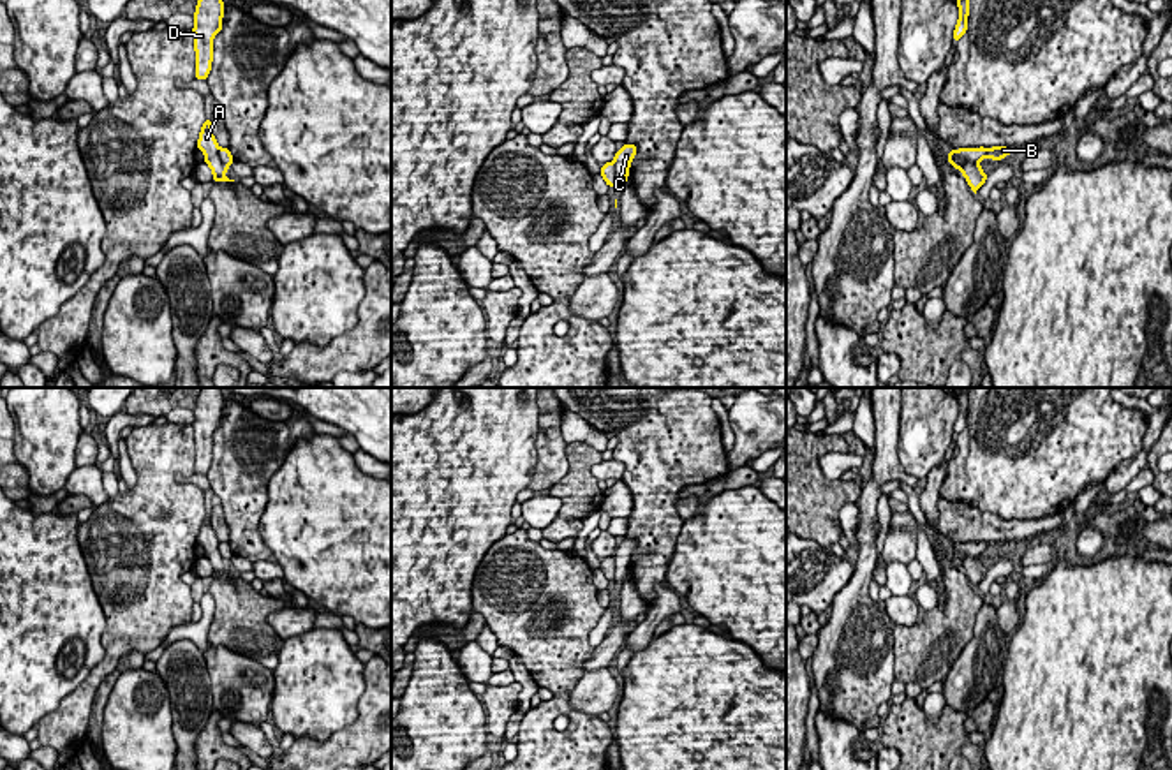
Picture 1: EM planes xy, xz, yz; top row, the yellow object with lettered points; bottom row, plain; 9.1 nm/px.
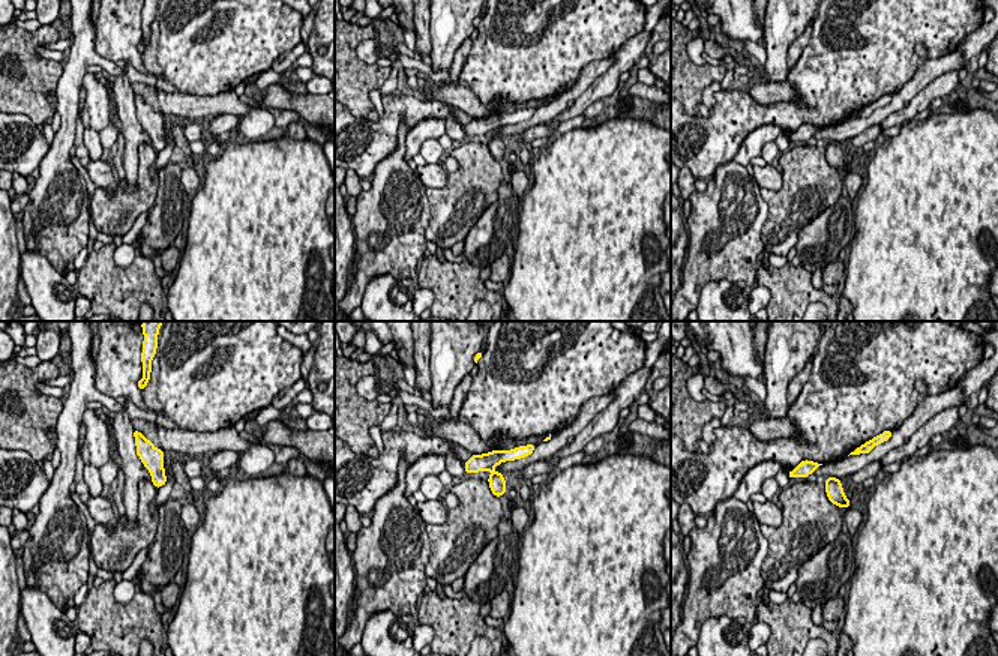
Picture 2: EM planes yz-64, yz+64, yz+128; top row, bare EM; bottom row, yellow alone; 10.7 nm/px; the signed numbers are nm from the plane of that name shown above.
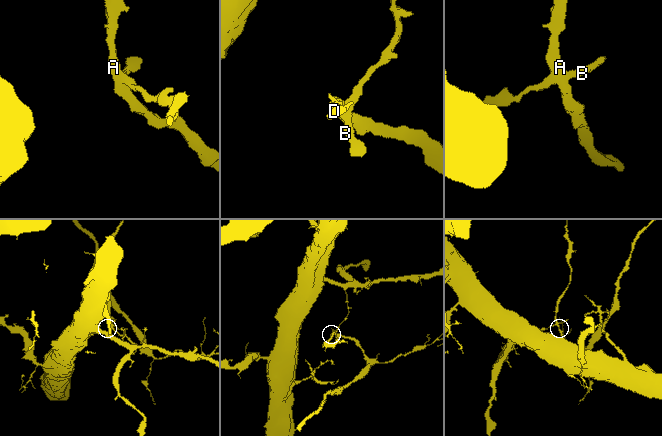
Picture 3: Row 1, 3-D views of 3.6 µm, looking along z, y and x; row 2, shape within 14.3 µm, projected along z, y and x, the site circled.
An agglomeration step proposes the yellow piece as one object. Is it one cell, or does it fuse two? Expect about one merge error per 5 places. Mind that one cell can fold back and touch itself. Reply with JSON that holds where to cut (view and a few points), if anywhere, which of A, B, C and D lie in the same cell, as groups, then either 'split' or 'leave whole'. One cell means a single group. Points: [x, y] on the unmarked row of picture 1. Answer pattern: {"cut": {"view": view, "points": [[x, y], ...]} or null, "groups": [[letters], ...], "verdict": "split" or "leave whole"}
{"cut": {"view": "yz", "points": [[979, 555], [964, 555], [957, 562]]}, "groups": [["A", "D"], ["B", "C"]], "verdict": "split"}

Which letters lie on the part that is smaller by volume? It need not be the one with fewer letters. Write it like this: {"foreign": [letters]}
{"foreign": ["A", "D"]}

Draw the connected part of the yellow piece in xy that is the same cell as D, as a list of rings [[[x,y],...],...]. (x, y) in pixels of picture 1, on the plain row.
[[[201,388],[194,409],[196,474],[208,474],[213,455],[213,432],[222,425],[224,396],[220,388]]]

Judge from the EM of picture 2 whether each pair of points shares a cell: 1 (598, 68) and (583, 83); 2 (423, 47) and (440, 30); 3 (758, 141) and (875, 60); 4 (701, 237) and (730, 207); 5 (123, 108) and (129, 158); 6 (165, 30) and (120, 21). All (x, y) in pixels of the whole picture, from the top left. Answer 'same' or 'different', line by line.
1: same
2: different
3: different
4: same
5: same
6: different

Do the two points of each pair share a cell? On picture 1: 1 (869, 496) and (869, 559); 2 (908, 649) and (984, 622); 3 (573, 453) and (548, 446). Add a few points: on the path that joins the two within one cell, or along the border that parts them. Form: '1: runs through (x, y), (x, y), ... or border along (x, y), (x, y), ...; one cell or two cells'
1: runs through (867, 511), (867, 543); one cell
2: border along (984, 603), (977, 614), (973, 638), (954, 661); two cells
3: border along (568, 444), (568, 471), (547, 488); two cells

